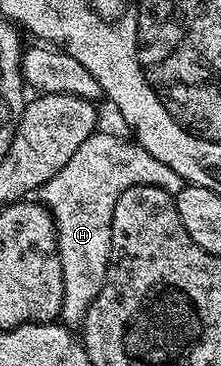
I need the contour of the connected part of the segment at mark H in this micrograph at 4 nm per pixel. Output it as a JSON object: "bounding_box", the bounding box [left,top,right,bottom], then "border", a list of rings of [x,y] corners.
{"bounding_box":[40,131,183,327],"border":[[[95,131],[84,143],[80,143],[80,148],[76,150],[76,155],[48,179],[40,190],[41,204],[49,209],[54,217],[54,230],[58,233],[58,254],[62,264],[62,274],[64,275],[64,299],[62,300],[62,312],[60,314],[61,324],[67,327],[81,326],[82,320],[88,315],[88,307],[92,307],[92,299],[100,295],[100,287],[104,287],[106,278],[106,268],[110,262],[110,248],[112,247],[112,211],[116,211],[116,199],[128,187],[137,185],[159,185],[164,191],[171,195],[179,193],[183,187],[183,180],[168,163],[160,163],[160,159],[148,155],[144,147],[133,139],[125,141],[122,137],[117,137],[114,133],[102,133]]]}

